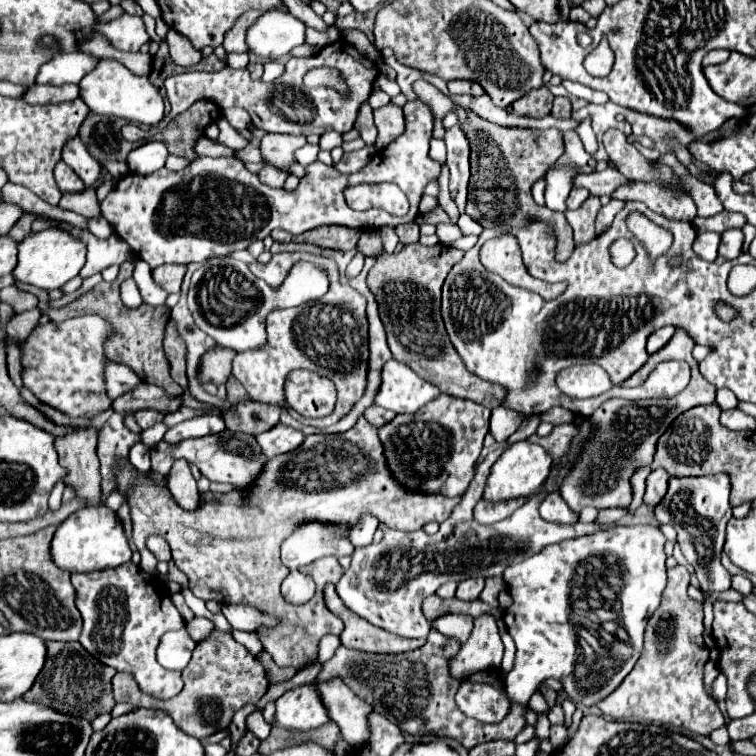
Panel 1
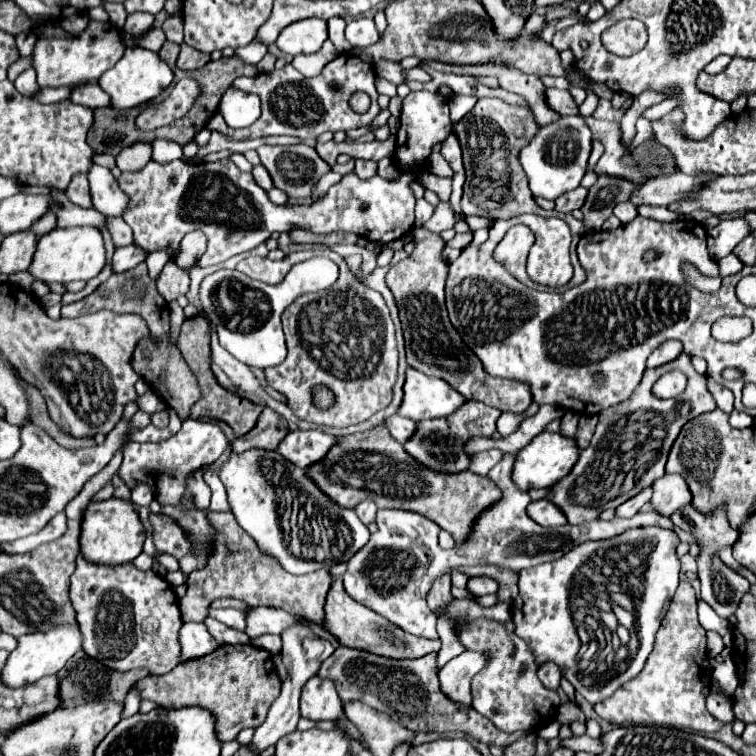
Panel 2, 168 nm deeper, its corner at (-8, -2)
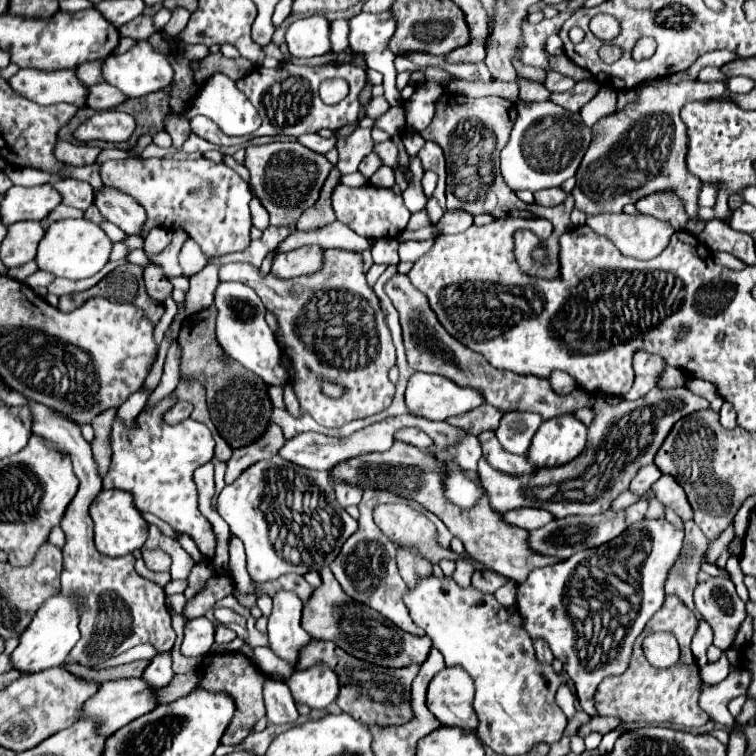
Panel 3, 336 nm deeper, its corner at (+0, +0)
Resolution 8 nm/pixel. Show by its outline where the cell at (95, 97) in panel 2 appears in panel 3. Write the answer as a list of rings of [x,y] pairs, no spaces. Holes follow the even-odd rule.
[[[96,84],[90,86],[90,96],[88,96],[88,106],[94,110],[112,110],[116,106],[120,106],[126,100],[126,96],[116,90],[114,86],[104,84]]]

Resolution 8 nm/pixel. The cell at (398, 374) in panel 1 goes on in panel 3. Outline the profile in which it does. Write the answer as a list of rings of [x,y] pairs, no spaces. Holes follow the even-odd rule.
[[[416,372],[406,388],[406,404],[410,408],[410,412],[414,412],[416,416],[428,418],[428,420],[438,420],[444,422],[450,416],[458,416],[464,412],[470,412],[478,406],[484,404],[484,396],[480,394],[480,390],[474,388],[462,388],[458,384],[454,384],[452,380],[444,378],[444,376],[436,376],[436,374],[424,374],[424,372]]]

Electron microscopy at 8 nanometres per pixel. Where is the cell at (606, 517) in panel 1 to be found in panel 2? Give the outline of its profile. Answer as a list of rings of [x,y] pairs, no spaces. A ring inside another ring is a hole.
[[[646,488],[646,492],[640,492],[636,498],[630,498],[628,502],[624,502],[622,506],[616,508],[616,516],[618,518],[632,518],[646,502],[650,502],[650,496],[652,496],[652,490]]]

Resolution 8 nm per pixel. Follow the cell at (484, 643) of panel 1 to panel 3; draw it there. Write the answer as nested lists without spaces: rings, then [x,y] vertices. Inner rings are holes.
[[[444,668],[428,686],[428,710],[444,726],[476,728],[478,718],[472,708],[474,682],[460,668]]]

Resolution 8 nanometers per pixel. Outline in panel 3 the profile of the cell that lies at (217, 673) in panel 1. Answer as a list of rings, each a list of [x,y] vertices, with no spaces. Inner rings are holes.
[[[214,654],[214,656],[210,656],[206,660],[206,664],[204,664],[204,680],[202,680],[200,688],[212,690],[212,692],[232,694],[232,698],[236,702],[236,718],[232,718],[232,726],[228,726],[228,730],[224,732],[222,744],[238,746],[252,732],[254,724],[260,718],[266,716],[262,686],[264,686],[264,678],[256,672],[254,664],[248,662],[248,658],[244,654]]]

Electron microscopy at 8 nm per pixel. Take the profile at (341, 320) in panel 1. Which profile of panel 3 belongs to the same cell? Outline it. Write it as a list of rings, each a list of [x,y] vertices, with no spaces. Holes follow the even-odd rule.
[[[342,248],[326,250],[324,266],[320,272],[316,272],[308,278],[292,278],[290,282],[280,282],[278,278],[272,278],[272,274],[262,278],[260,270],[254,268],[252,264],[224,264],[218,270],[218,280],[248,284],[250,288],[254,288],[258,292],[264,306],[276,314],[278,324],[280,324],[282,342],[286,344],[286,350],[282,354],[282,366],[288,368],[286,358],[292,360],[294,370],[296,370],[296,380],[290,380],[290,382],[296,390],[296,396],[298,396],[302,408],[318,424],[328,426],[328,428],[344,426],[352,420],[378,414],[392,404],[394,384],[388,378],[388,370],[396,364],[396,352],[394,352],[394,344],[390,338],[390,330],[388,330],[384,312],[380,308],[380,302],[378,302],[376,294],[366,284],[360,252],[350,252],[350,250],[342,250]],[[322,376],[332,378],[332,382],[340,382],[342,386],[348,386],[348,394],[344,394],[344,398],[338,398],[338,400],[324,398],[324,394],[320,394],[320,378]]]

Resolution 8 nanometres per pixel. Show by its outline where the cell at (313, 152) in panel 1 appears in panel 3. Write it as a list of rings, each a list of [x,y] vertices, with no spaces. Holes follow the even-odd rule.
[[[302,134],[300,138],[296,138],[302,146],[318,152],[318,154],[326,154],[330,148],[336,146],[336,138],[322,138],[320,134]]]

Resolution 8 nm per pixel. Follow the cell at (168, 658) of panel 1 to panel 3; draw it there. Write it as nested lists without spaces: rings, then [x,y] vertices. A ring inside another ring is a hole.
[[[192,618],[184,626],[184,640],[180,646],[180,652],[184,656],[200,656],[210,650],[214,644],[214,624],[206,618]]]

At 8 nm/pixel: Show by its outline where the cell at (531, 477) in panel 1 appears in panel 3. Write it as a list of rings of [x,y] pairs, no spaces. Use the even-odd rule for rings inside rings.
[[[574,414],[550,418],[542,422],[536,432],[528,458],[532,458],[538,468],[562,466],[586,448],[586,432],[588,428]]]

